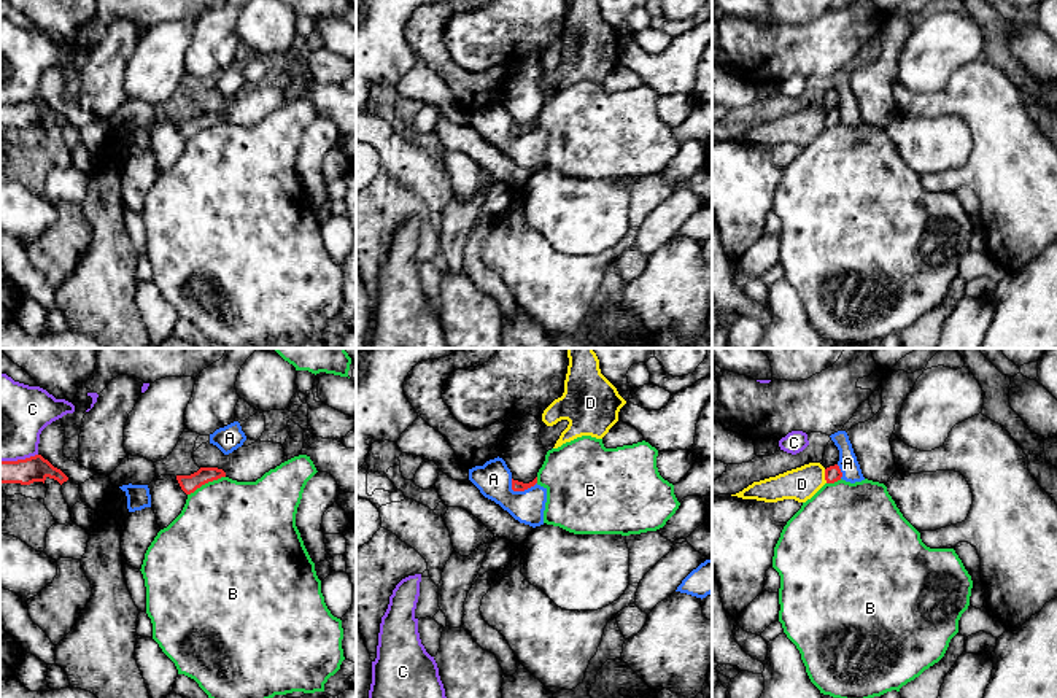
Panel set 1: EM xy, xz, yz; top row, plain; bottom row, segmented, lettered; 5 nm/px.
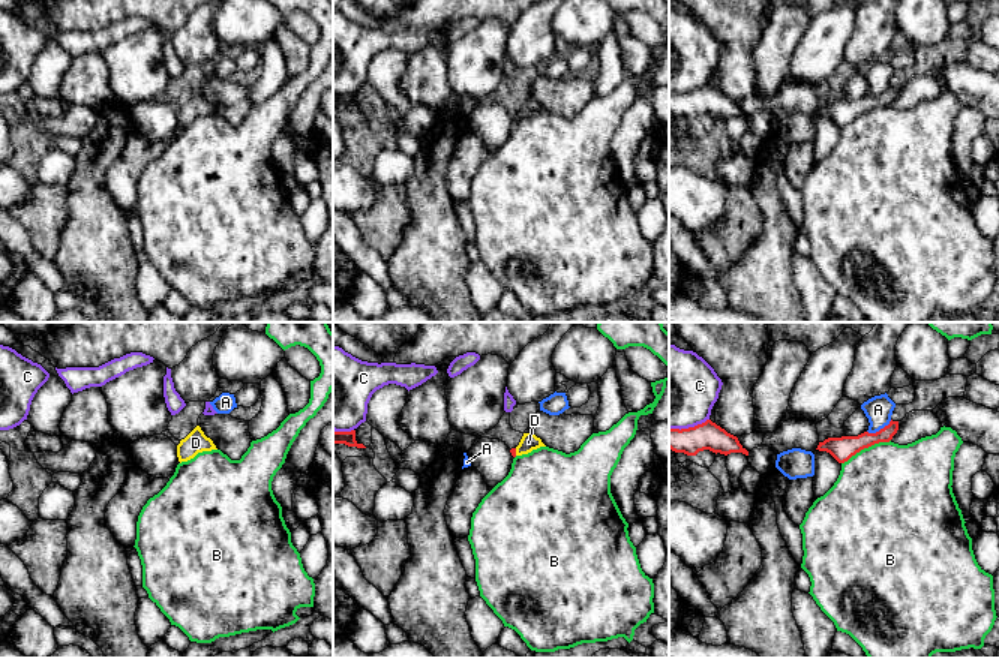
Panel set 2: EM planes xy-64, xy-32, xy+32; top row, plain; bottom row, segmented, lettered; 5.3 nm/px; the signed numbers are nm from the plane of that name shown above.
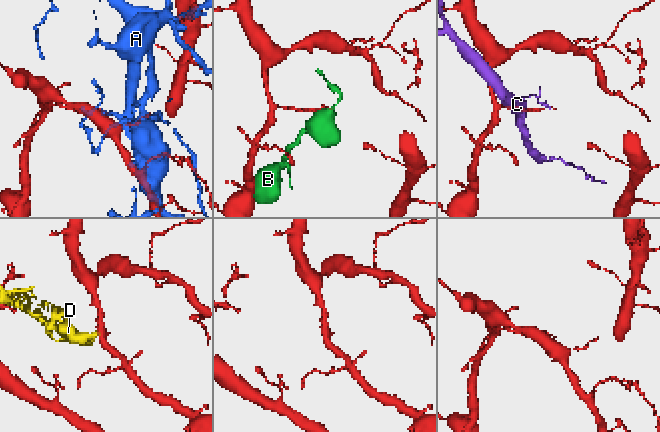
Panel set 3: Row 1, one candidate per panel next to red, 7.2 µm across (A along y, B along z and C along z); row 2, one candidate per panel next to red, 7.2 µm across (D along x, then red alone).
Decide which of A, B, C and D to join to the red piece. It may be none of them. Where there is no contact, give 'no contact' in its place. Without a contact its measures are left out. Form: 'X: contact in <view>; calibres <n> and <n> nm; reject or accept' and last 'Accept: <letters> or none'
A: contact in xz; calibres 50 and 180 nm; reject
B: contact in xy; calibres 90 and 480 nm; reject
C: contact in xy; calibres 130 and 420 nm; reject
D: contact in yz; calibres 80 and 170 nm; reject
Accept: none

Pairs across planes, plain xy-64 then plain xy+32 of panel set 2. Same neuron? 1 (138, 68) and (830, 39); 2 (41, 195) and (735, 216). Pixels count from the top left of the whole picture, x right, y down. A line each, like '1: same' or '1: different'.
1: same
2: same

